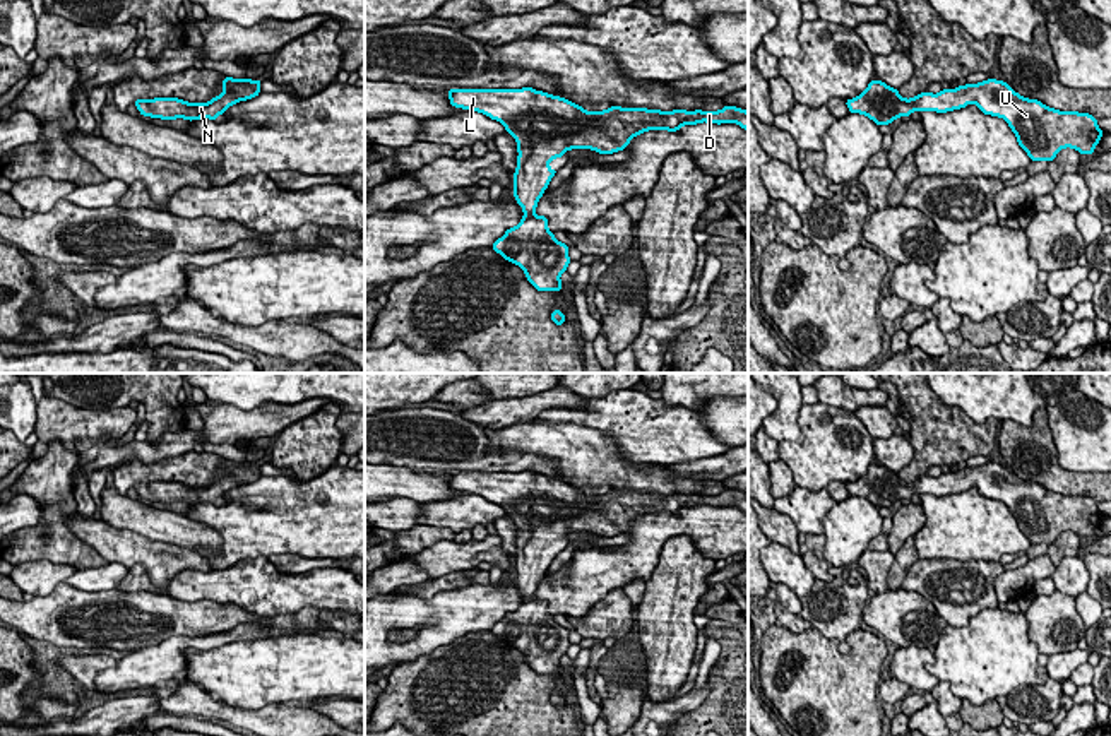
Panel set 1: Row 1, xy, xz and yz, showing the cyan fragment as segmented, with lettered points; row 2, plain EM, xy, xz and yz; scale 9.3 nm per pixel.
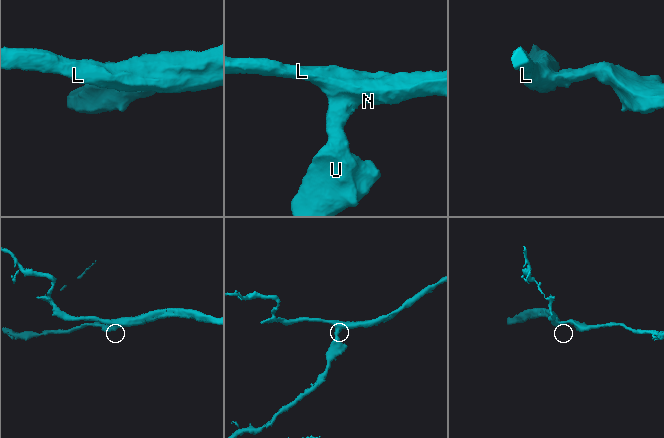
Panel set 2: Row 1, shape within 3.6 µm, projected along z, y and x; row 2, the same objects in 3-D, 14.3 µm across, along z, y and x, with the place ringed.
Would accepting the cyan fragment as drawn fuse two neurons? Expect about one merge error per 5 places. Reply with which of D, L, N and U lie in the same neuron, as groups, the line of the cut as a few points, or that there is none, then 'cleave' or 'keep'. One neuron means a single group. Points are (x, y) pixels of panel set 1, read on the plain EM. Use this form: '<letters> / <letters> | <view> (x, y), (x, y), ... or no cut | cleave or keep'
D L N U | no cut | keep

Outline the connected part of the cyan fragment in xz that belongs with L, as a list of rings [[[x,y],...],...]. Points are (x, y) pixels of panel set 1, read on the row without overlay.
[[[532,471],[522,472],[449,472],[450,488],[478,495],[500,505],[519,532],[514,580],[524,594],[515,611],[505,614],[491,632],[519,649],[538,674],[561,674],[560,659],[570,647],[568,630],[548,613],[548,601],[536,599],[539,582],[558,553],[550,544],[570,532],[599,537],[623,534],[633,520],[649,513],[676,515],[683,508],[738,507],[748,513],[748,495],[724,490],[719,495],[647,493],[611,490],[585,495],[560,479]]]

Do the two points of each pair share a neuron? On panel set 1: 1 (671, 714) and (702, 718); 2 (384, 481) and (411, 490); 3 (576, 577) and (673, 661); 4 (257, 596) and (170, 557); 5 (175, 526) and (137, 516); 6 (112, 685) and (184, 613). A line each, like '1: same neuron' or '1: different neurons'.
1: different neurons
2: same neuron
3: different neurons
4: different neurons
5: same neuron
6: different neurons

